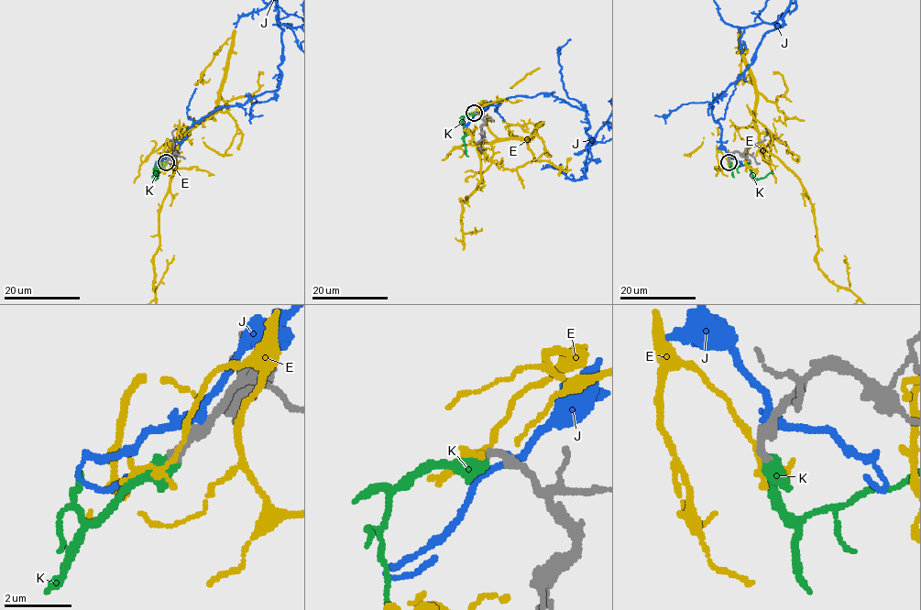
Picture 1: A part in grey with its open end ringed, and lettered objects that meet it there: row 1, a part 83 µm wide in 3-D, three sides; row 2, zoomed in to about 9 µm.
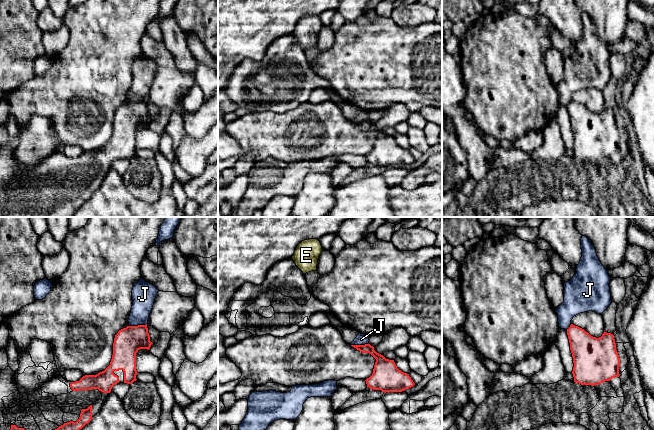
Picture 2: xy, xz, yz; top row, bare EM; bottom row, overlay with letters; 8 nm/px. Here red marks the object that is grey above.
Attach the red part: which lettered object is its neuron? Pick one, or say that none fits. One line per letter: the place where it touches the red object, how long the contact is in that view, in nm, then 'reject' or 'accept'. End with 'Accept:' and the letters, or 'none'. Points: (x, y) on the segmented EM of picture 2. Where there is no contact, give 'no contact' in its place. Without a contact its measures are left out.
E: no contact; reject
J: meets red in xy at (138, 325); contact 150 nm long; reject
K: no contact; accept
Accept: K

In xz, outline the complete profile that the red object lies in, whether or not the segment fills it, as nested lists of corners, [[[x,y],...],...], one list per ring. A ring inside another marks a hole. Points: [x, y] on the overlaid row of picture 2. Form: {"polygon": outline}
{"polygon": [[[370,344],[351,346],[362,353],[371,354],[376,359],[372,375],[365,380],[370,389],[381,390],[384,393],[402,392],[415,385],[409,374],[397,368],[394,360],[386,359]]]}

